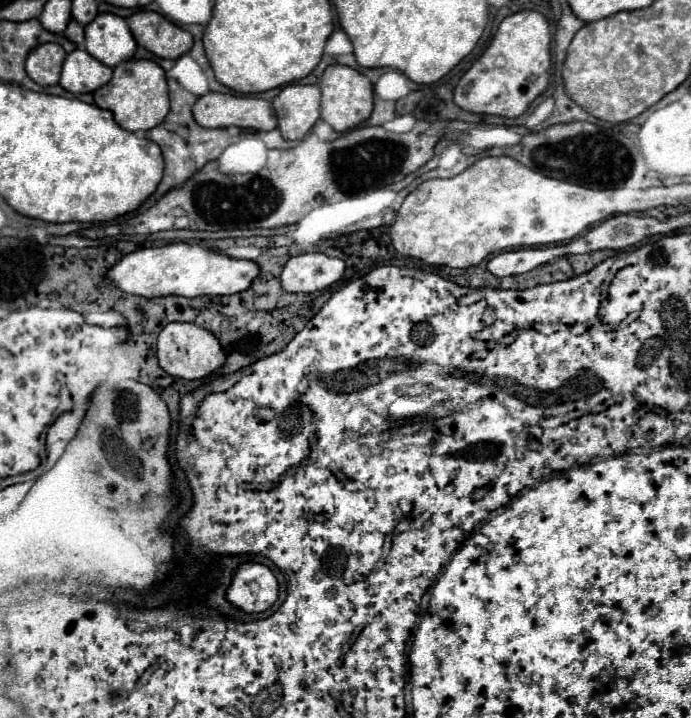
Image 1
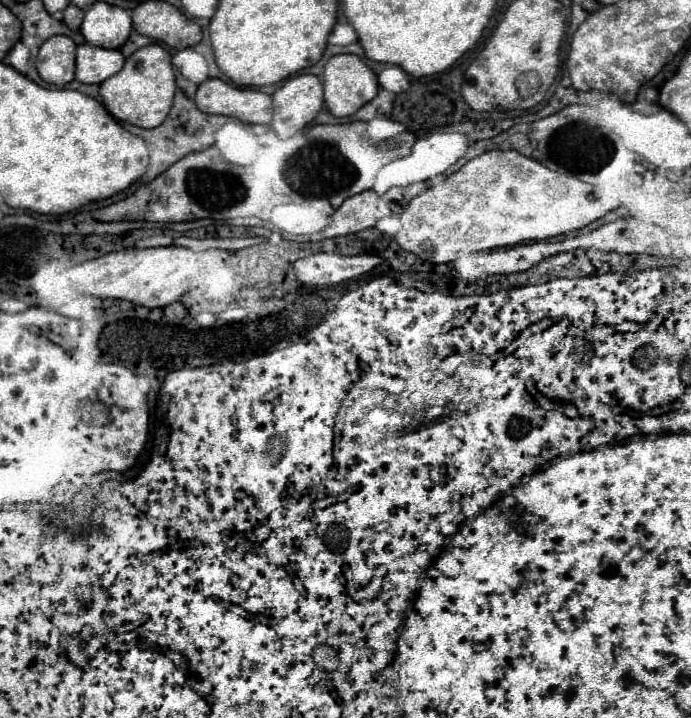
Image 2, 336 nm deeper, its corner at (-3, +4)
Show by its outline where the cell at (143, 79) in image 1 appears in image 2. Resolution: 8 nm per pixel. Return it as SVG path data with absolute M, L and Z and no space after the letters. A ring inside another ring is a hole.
M150 44L136 50L130 58L126 58L124 70L108 78L108 82L100 84L100 96L104 100L106 110L120 122L128 122L140 128L156 128L164 122L170 112L172 98L176 92L174 72L170 54L160 44Z

